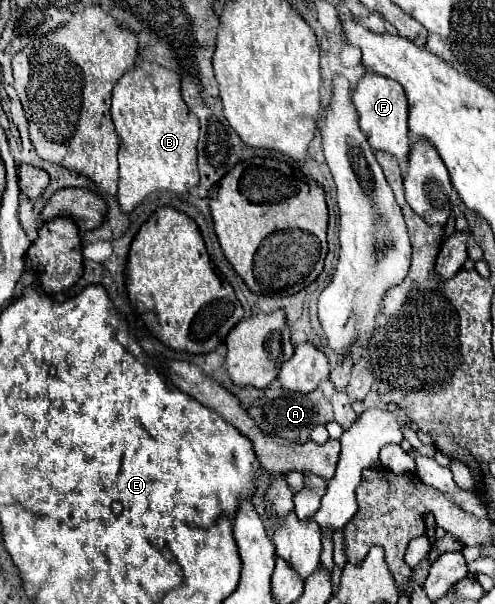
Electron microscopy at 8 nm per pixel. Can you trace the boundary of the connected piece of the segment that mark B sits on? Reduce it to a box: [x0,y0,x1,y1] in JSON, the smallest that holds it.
[110,62,200,212]

